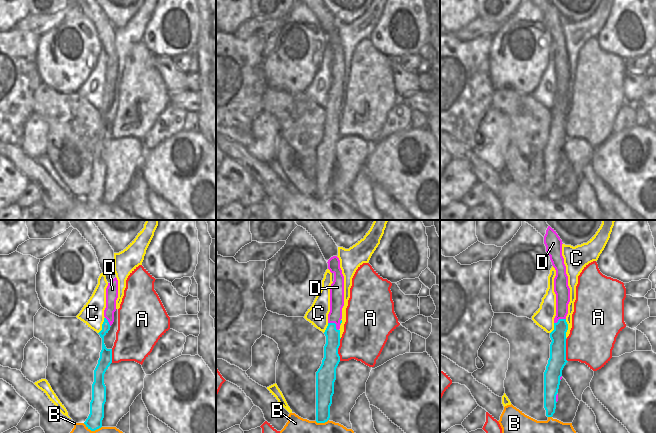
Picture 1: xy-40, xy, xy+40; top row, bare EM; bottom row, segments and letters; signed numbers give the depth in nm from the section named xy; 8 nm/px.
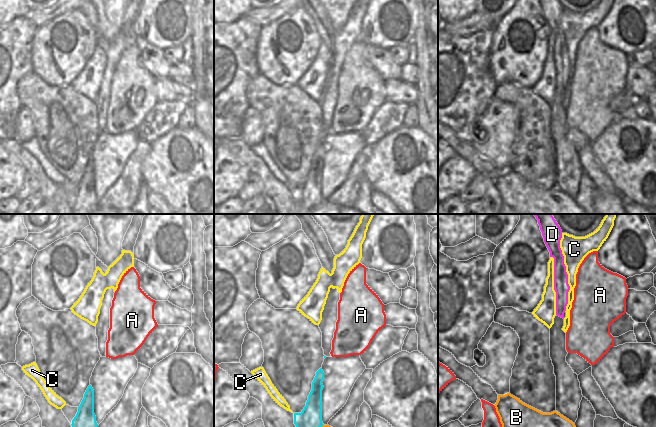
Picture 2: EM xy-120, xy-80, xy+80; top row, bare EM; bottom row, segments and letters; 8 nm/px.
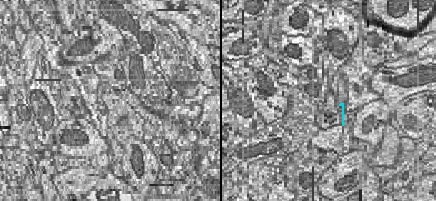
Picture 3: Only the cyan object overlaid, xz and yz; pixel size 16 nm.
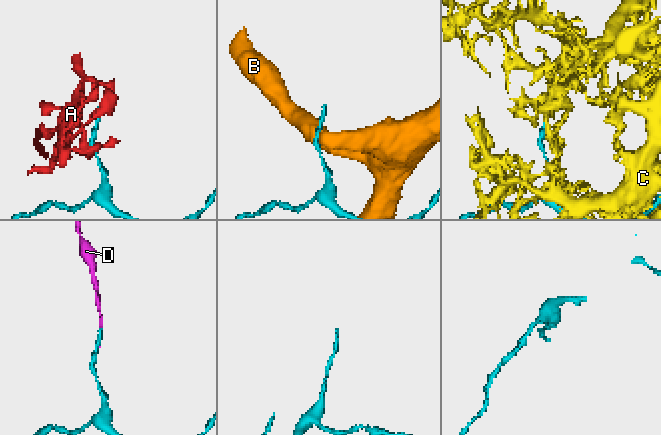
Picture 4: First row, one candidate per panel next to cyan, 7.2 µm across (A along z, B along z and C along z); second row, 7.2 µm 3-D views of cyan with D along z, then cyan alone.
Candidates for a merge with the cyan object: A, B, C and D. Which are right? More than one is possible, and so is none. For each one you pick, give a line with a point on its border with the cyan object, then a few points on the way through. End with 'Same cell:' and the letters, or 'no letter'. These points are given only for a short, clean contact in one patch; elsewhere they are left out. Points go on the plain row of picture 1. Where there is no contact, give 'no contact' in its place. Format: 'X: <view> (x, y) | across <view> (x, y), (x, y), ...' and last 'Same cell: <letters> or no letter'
D: xy (335, 100)
Same cell: D

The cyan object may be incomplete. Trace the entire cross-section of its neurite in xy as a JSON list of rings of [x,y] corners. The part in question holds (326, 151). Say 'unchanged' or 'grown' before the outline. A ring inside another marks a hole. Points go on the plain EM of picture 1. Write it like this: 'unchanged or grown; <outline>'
grown; [[[333,32],[328,36],[328,45],[334,50],[330,62],[330,88],[328,102],[324,108],[326,120],[324,134],[316,148],[316,198],[325,199],[330,194],[330,182],[334,170],[336,144],[340,138],[338,124],[340,122],[340,101],[344,82],[344,52],[340,44],[340,36]]]

